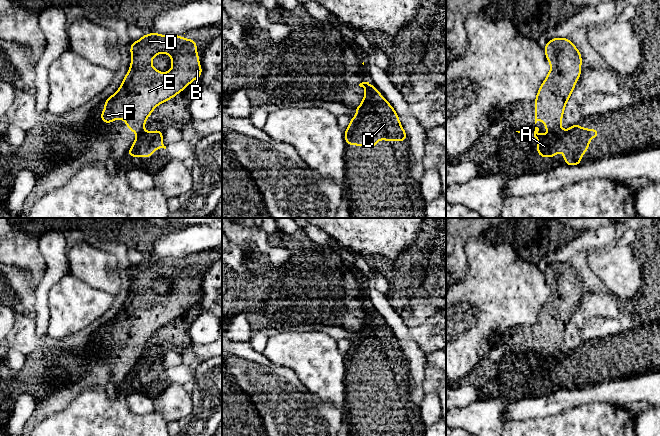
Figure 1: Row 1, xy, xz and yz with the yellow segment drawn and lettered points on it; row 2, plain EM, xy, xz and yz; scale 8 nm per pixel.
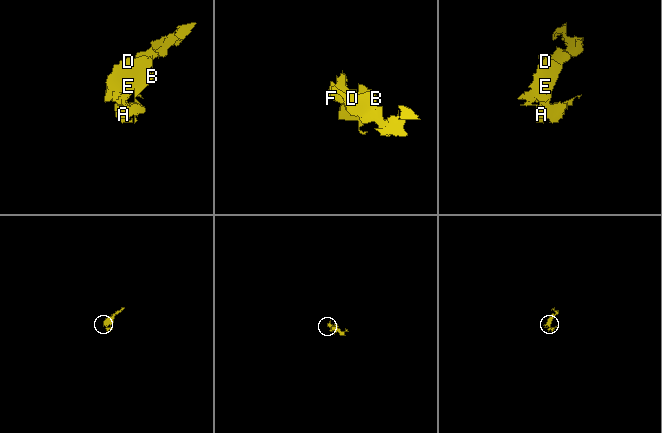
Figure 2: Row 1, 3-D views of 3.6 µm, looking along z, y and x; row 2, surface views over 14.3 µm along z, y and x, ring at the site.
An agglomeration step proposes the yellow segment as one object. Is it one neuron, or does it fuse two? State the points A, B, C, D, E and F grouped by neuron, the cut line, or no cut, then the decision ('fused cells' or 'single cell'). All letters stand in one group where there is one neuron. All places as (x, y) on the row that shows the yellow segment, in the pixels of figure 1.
A C / B D E F; cut in yz along (560, 128), (551, 132); fused cells

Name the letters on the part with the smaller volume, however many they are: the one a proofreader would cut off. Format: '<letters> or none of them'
A, C

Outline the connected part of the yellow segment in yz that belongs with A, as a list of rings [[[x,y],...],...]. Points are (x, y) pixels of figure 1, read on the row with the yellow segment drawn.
[[[571,125],[569,130],[563,131],[560,129],[556,132],[551,132],[548,135],[538,135],[537,137],[537,152],[539,157],[556,157],[557,151],[562,150],[566,165],[580,165],[581,156],[589,149],[589,140],[596,138],[599,135],[599,129],[583,129],[581,125]]]

